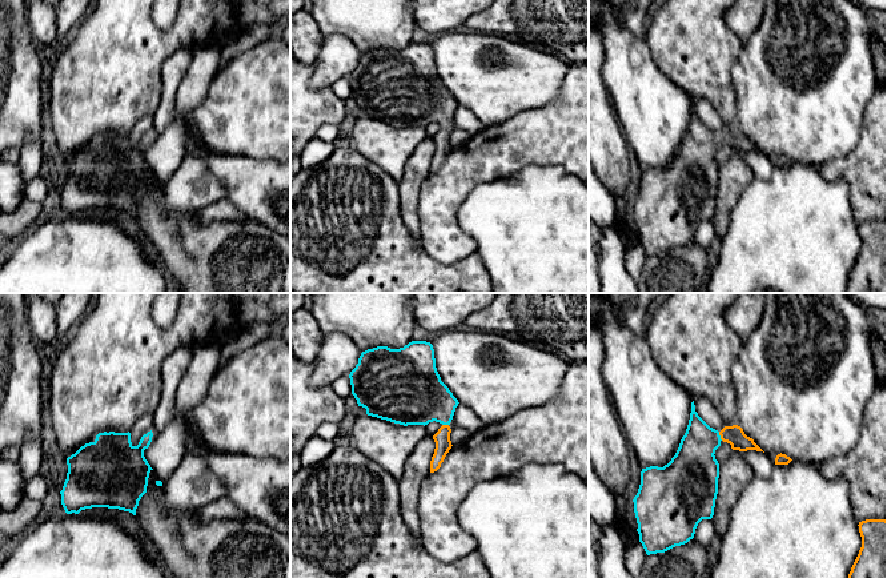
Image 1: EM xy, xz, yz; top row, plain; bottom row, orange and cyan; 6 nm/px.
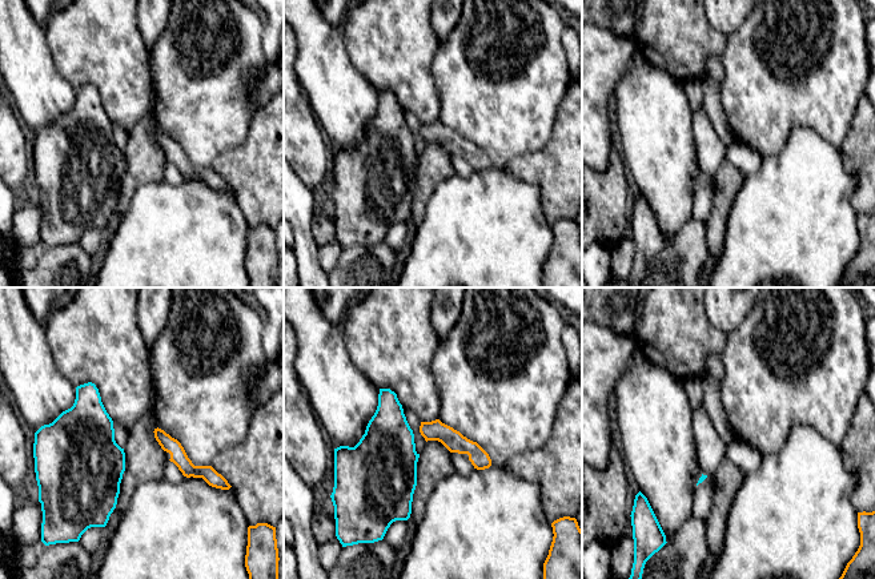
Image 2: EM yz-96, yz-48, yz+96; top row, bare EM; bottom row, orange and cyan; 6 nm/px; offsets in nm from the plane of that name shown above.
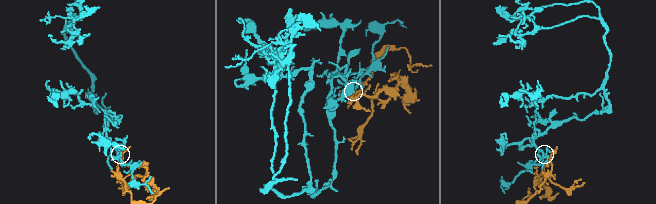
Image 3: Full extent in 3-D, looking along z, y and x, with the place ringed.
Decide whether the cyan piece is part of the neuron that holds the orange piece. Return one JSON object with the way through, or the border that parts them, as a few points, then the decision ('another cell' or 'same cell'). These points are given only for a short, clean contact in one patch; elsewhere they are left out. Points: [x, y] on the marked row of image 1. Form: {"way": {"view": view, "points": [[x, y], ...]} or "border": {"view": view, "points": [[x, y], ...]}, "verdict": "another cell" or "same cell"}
{"way": {"view": "yz", "points": [[734, 434], [719, 434], [695, 458], [694, 466]]}, "verdict": "same cell"}

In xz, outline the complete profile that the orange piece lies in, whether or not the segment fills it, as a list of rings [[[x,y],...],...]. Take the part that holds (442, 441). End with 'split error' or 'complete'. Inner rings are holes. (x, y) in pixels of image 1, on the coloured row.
[[[412,341],[400,349],[388,346],[368,349],[361,353],[358,364],[350,372],[349,378],[352,394],[358,406],[366,409],[368,416],[404,426],[425,426],[433,421],[442,425],[433,435],[436,449],[430,461],[430,473],[437,471],[453,446],[449,425],[459,402],[441,381],[436,368],[433,345],[426,341]]]; split error

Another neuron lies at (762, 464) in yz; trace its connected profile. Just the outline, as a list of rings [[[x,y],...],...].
[[[742,451],[744,461],[751,466],[755,477],[768,478],[772,474],[775,459],[763,451]]]

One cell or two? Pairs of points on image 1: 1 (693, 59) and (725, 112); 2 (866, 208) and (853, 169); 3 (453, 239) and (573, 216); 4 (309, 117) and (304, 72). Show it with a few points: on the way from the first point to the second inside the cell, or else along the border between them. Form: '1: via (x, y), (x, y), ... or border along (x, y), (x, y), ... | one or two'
1: via (706, 72), (717, 85), (722, 99) | one
2: via (866, 199), (865, 181), (862, 179) | one
3: border along (461, 205), (458, 224), (474, 241), (476, 252) | two
4: via (304, 107), (304, 83) | one

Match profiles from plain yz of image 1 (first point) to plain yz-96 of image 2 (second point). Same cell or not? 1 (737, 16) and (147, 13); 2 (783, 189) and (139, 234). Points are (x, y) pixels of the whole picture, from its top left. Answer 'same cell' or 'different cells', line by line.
1: same cell
2: same cell

